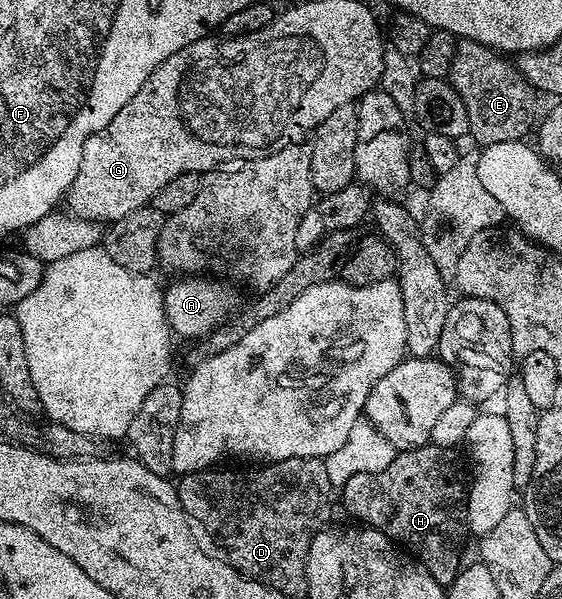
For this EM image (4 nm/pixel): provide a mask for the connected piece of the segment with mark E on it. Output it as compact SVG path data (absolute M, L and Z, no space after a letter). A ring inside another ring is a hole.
M466 39L456 40L449 82L465 102L470 136L483 141L484 146L524 140L528 136L526 133L536 128L536 90L506 56L488 45Z

